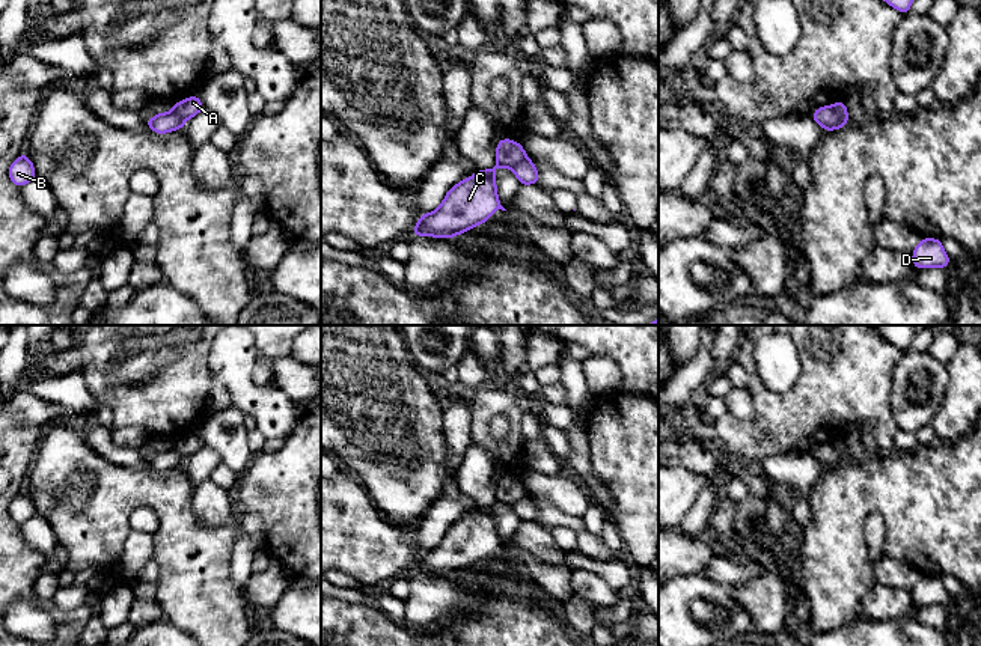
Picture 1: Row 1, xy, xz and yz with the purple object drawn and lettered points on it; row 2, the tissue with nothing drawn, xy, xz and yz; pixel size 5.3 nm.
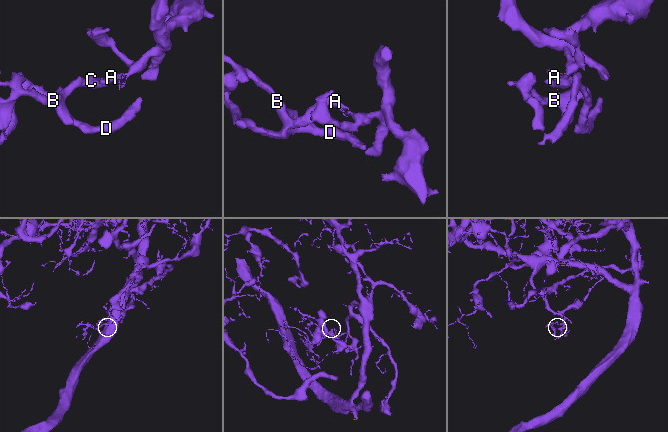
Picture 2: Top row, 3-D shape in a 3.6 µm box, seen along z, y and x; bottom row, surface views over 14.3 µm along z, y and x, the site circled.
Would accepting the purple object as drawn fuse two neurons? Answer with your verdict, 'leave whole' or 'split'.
split

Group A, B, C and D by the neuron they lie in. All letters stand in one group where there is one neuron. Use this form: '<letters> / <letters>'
A / B C D

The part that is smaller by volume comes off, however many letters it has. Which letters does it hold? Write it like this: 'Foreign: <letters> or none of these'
Foreign: B, C, D

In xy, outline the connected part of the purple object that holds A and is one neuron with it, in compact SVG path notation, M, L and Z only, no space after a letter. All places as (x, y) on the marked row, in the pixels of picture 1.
M191 95L190 98L173 104L173 110L182 117L182 120L188 120L202 110L205 110L202 101L197 95Z

